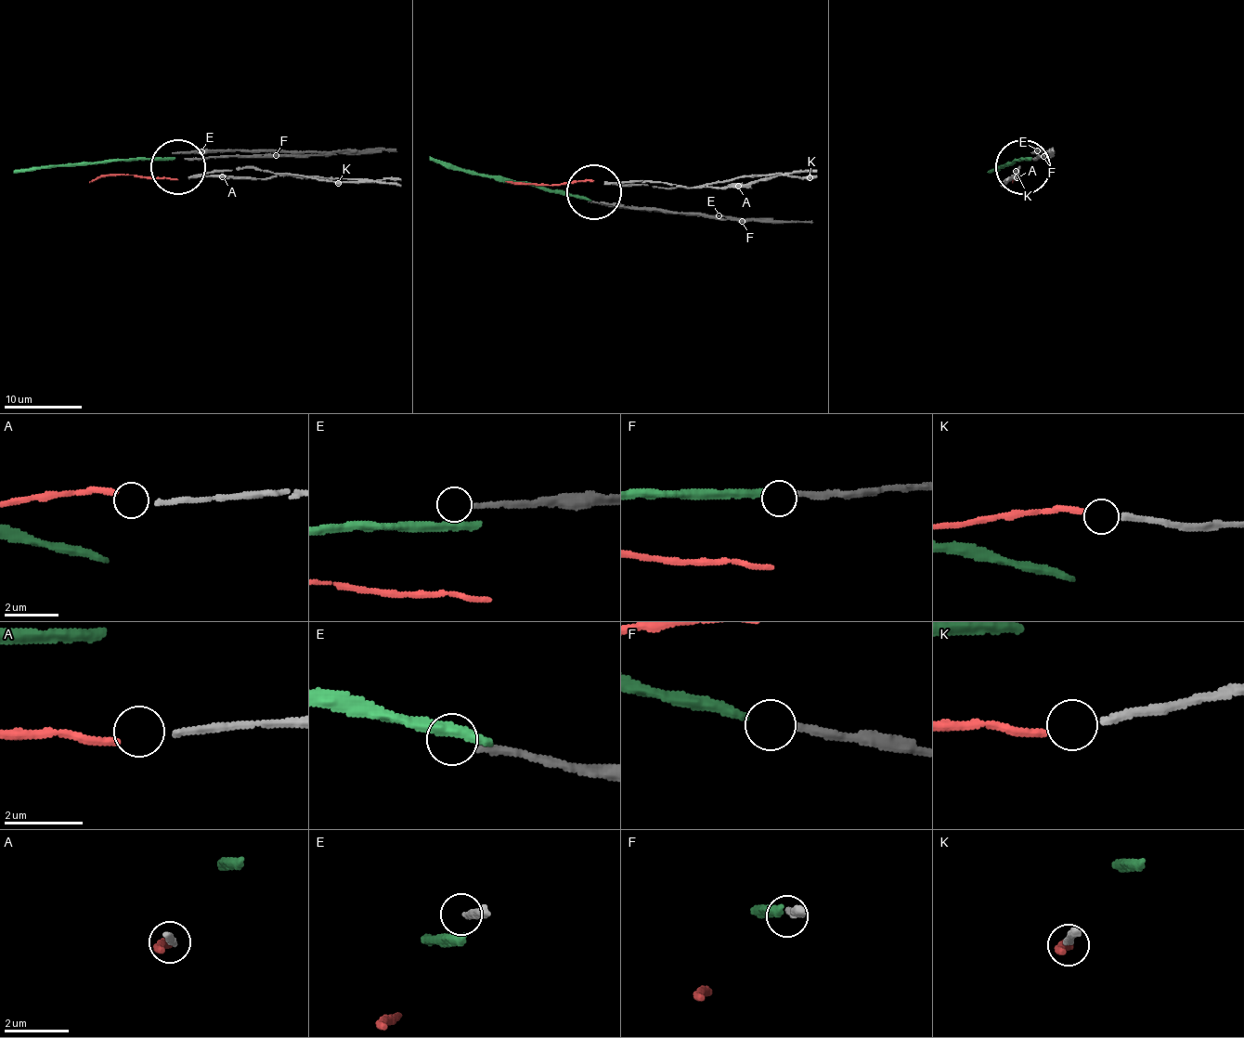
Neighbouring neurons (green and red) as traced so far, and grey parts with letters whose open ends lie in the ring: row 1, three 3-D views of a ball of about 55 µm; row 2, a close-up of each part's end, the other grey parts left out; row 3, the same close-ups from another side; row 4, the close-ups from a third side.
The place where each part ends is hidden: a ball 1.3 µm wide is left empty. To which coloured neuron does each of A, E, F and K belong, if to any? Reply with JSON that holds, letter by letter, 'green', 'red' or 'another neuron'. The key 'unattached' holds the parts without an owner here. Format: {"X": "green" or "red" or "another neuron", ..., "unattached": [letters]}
{"A": "another neuron", "E": "another neuron", "F": "green", "K": "red", "unattached": ["A", "E"]}

